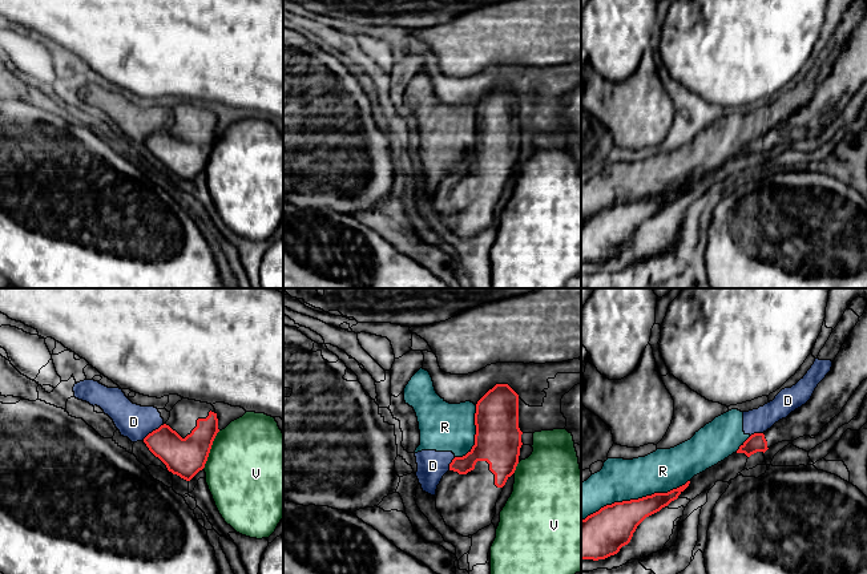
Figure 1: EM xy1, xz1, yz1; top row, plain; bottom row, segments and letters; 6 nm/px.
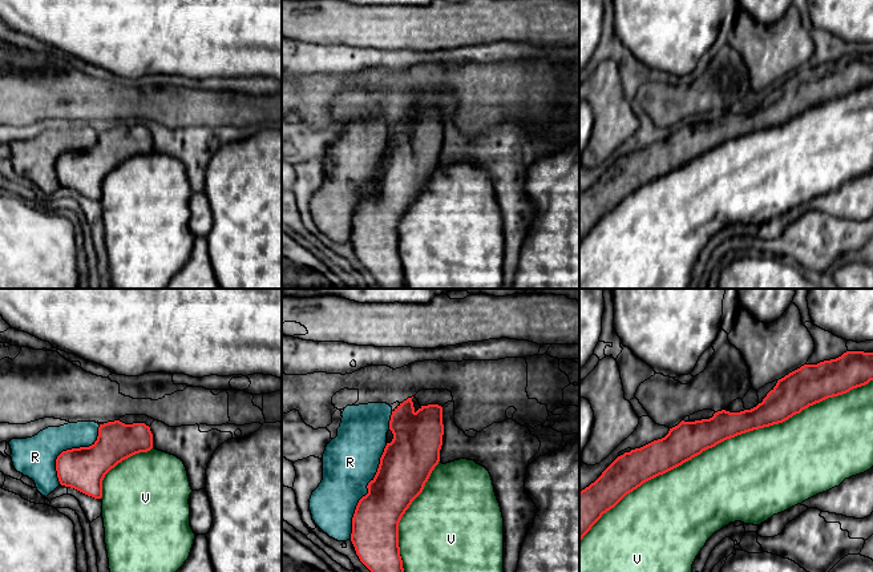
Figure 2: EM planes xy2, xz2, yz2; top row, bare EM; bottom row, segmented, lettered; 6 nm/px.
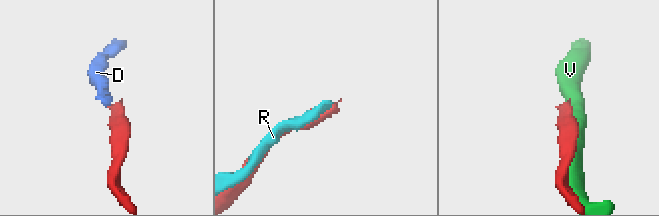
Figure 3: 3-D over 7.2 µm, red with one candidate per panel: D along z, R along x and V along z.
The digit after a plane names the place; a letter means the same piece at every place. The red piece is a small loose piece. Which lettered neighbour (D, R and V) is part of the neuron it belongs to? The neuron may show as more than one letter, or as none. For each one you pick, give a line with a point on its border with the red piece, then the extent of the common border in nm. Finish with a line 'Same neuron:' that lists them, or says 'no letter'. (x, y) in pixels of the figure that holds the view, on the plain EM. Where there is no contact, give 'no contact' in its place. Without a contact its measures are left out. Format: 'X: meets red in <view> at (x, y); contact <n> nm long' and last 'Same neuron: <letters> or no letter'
Same neuron: no letter

